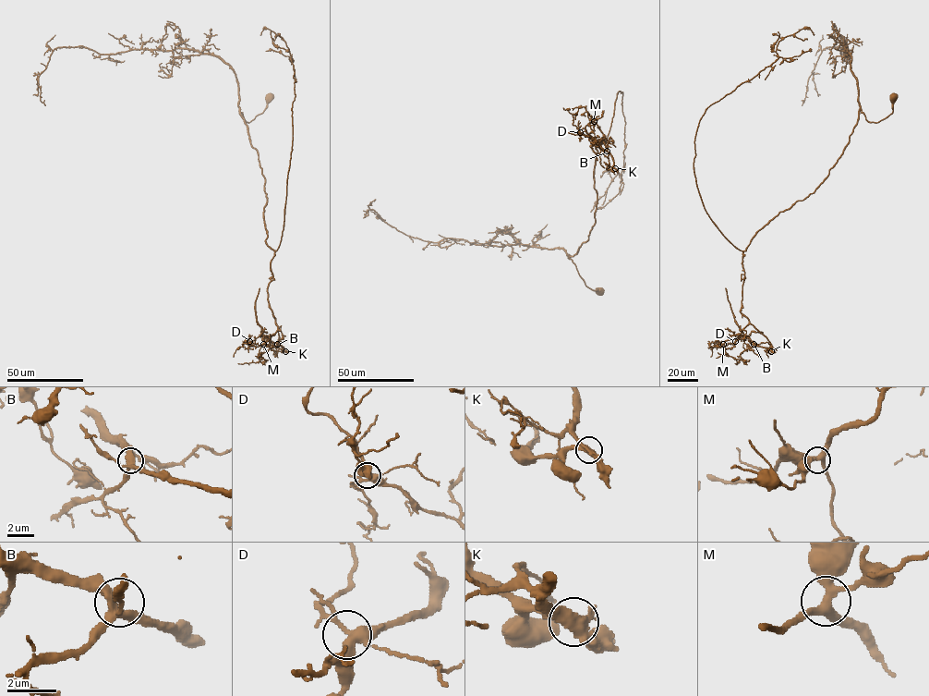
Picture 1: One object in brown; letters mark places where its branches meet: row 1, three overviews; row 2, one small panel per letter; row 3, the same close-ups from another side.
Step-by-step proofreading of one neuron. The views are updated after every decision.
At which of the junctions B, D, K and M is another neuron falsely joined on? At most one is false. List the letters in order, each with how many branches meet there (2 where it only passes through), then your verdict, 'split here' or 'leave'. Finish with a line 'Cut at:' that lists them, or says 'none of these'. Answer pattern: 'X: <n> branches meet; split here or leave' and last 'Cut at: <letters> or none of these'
B: 4 branches meet; leave
D: 4 branches meet; leave
K: 4 branches meet; split here
M: 4 branches meet; leave
Cut at: K

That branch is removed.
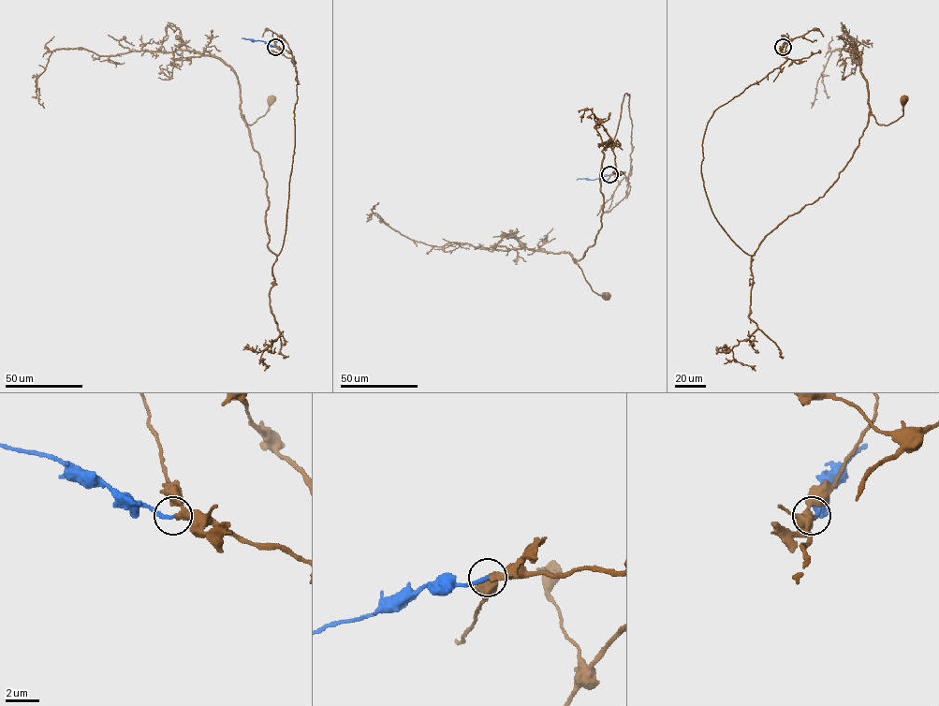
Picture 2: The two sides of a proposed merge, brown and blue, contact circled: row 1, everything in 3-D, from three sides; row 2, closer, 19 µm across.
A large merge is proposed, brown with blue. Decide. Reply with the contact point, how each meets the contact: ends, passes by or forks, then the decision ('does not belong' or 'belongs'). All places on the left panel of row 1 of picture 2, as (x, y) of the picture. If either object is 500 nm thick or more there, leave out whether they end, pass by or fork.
at (275, 47); brown passes by; blue ends there; belongs

